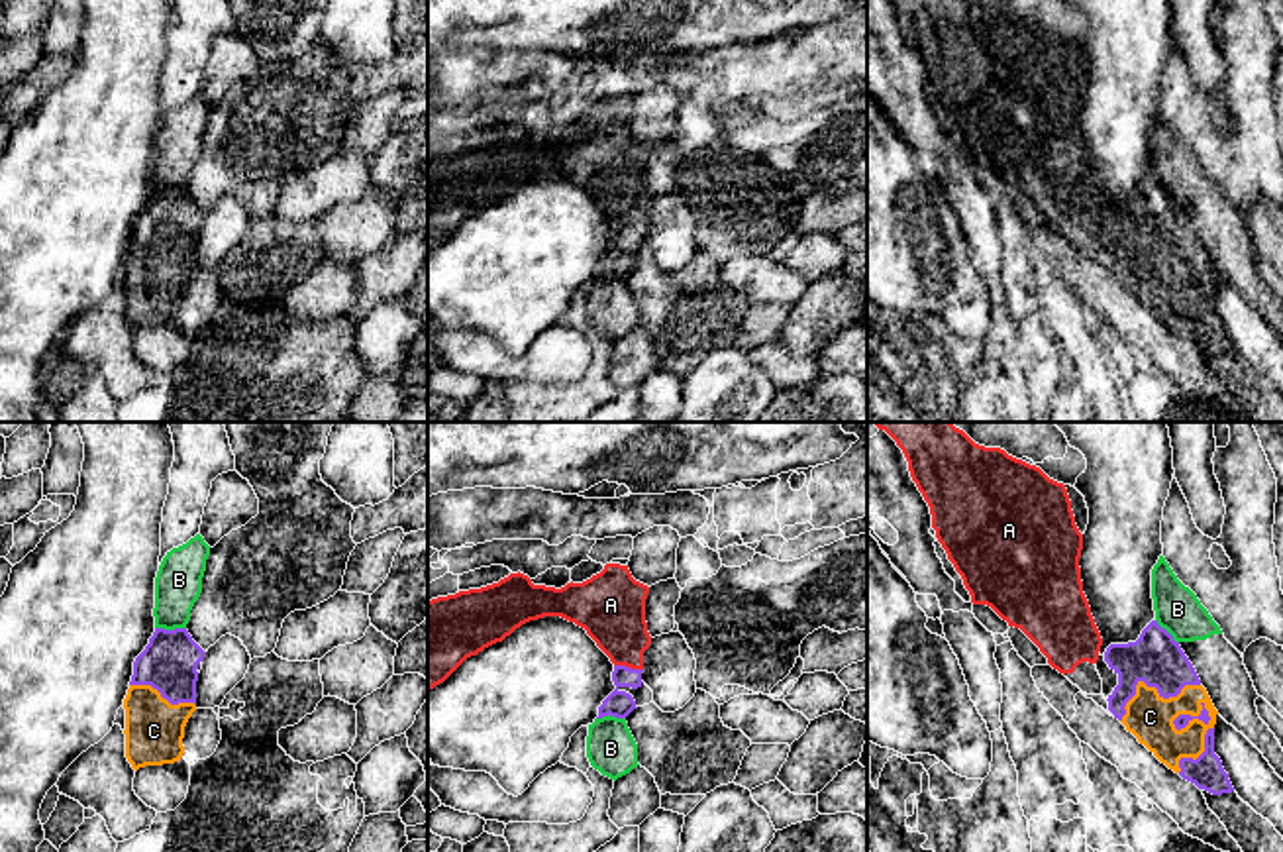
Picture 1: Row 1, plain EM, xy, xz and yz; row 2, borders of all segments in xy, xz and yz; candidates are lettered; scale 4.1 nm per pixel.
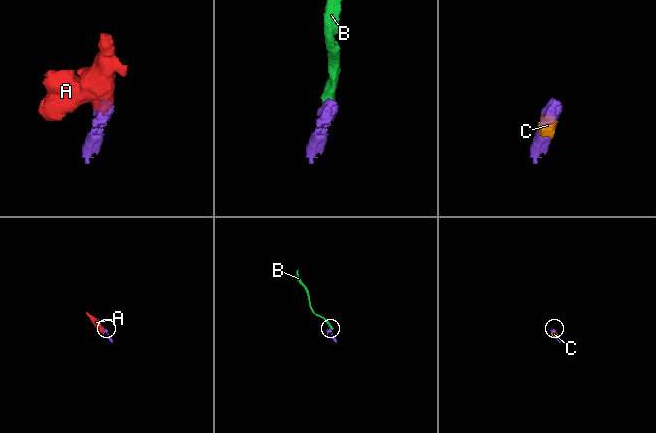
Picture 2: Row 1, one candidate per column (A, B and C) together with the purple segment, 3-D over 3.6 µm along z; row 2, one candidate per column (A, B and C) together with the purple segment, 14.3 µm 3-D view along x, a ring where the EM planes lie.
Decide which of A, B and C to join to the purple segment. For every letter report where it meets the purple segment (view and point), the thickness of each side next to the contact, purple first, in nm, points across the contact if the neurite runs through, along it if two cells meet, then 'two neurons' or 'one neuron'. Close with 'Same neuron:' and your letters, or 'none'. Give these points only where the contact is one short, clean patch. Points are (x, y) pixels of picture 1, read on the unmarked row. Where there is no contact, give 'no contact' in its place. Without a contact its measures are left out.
A: meets purple in xz at (628, 228); 110 nm thick on the purple side, 280 nm on the other; runs through xz (618, 264), (616, 246), (628, 228), (624, 199), (613, 169); one neuron
B: meets purple in xy at (171, 191); 240 nm thick on the purple side, 190 nm on the other; border along xy (155, 187), (185, 189); two neurons
C: meets purple in yz at (1205, 305); 60 nm thick on the purple side, 190 nm on the other; one neuron
Same neuron: A, C

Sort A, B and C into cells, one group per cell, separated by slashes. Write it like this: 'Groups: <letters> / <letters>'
Groups: A C / B

